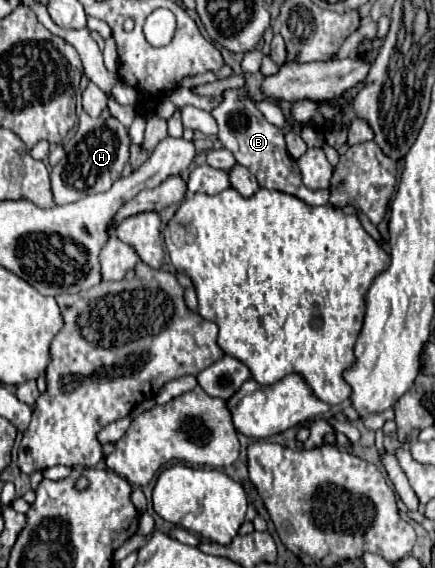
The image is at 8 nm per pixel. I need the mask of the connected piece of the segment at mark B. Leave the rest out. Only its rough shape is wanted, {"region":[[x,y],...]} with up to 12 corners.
{"region":[[246,86],[224,90],[210,114],[218,140],[262,188],[310,206],[284,132],[270,124]]}

